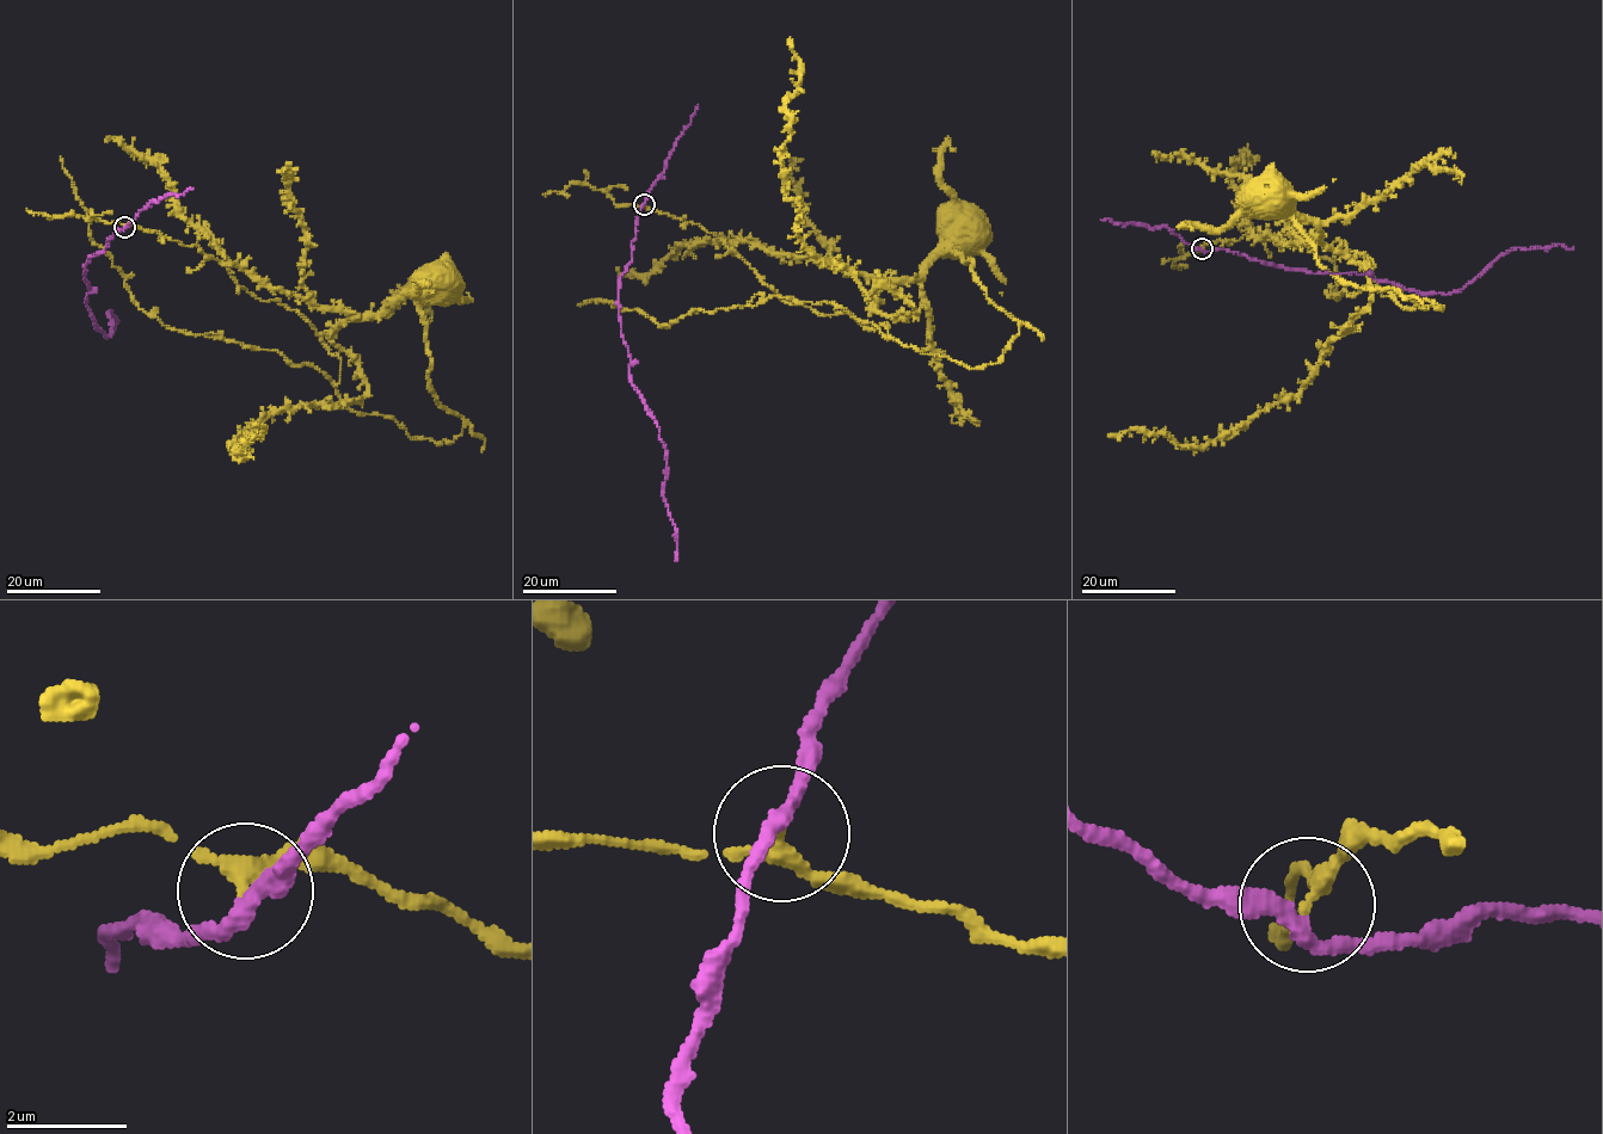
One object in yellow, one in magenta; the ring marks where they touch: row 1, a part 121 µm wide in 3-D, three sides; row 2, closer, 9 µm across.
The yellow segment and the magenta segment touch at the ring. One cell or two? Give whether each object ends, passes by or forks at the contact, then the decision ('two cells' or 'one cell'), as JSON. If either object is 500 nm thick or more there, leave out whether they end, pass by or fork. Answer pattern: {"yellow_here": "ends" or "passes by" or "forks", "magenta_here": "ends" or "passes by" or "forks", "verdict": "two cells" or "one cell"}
{"yellow_here": "passes by", "magenta_here": "passes by", "verdict": "two cells"}

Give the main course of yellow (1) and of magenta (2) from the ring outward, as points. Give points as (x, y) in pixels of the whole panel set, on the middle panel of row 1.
1: (643, 204), (785, 301), (995, 364), (1019, 322), (971, 260), (892, 279), (901, 318), (811, 254), (791, 37)
2: (643, 204), (630, 264), (620, 278), (619, 320), (630, 381), (667, 453), (663, 495), (676, 531), (675, 561)

